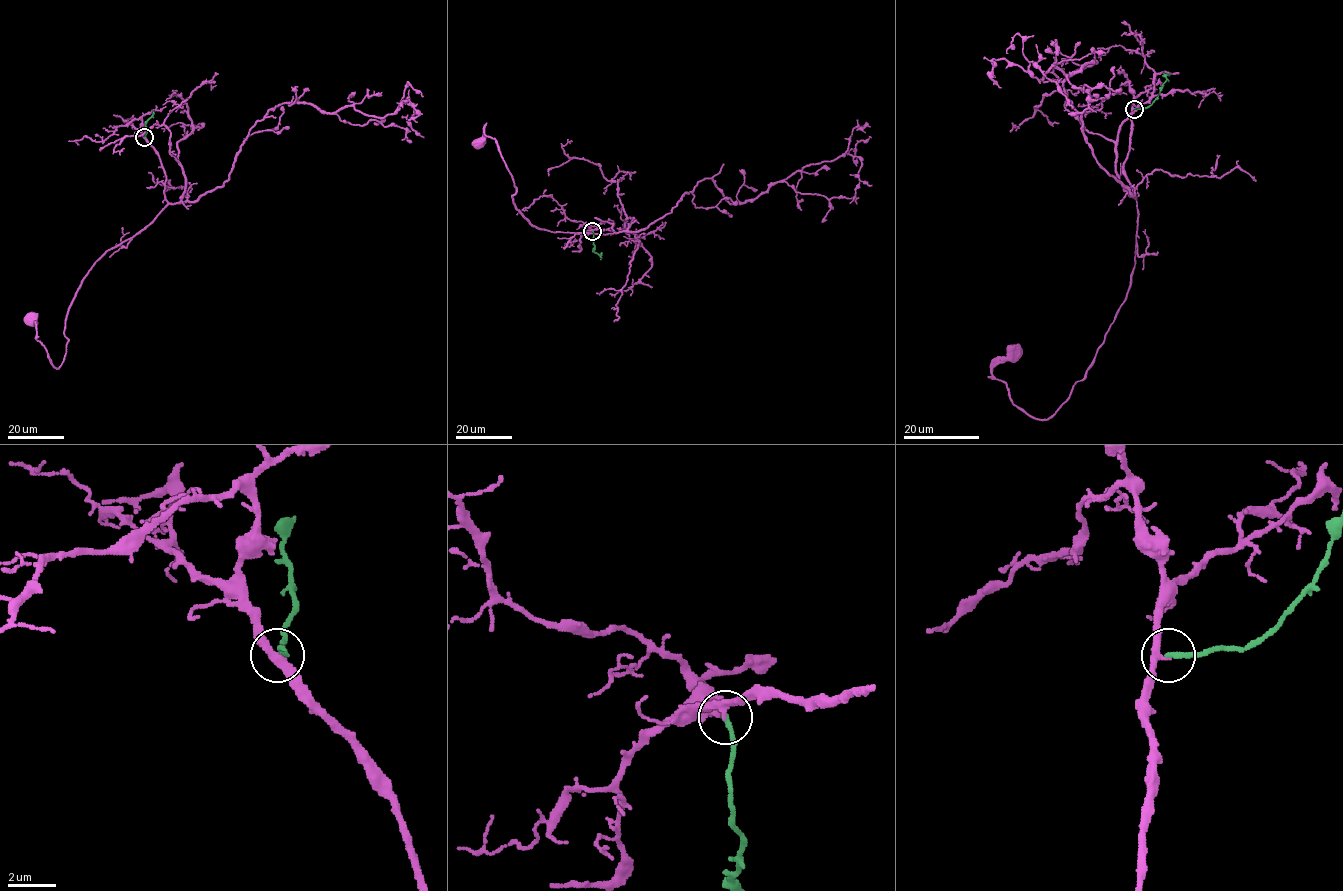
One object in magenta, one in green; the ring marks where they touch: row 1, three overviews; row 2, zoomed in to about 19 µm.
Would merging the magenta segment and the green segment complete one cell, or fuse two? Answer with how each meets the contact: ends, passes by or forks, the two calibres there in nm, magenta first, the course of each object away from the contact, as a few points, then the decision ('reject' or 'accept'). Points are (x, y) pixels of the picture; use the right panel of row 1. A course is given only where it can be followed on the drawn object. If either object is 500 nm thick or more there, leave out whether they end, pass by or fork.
magenta passes by | green ends | 240/200 nm | magenta via (1134, 109), (1124, 175), (1138, 227), (1125, 299), (1087, 374), (1046, 419), (1020, 409), (992, 373), (1015, 352) | green via (1134, 109), (1147, 108), (1157, 97), (1166, 76), (1172, 74) | accept

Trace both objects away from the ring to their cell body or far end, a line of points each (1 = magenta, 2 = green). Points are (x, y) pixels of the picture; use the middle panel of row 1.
1: (593, 231), (614, 223), (616, 233), (551, 232), (532, 225), (514, 203), (514, 180), (484, 126), (479, 143)
2: (593, 231), (594, 251), (601, 255), (600, 259)

